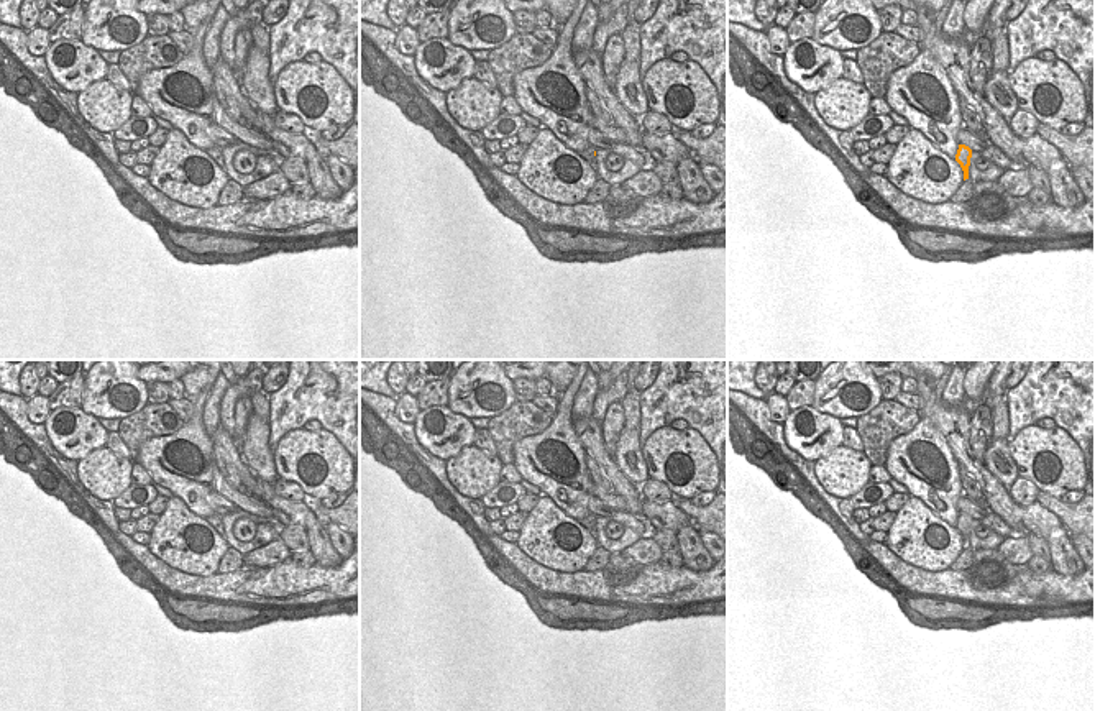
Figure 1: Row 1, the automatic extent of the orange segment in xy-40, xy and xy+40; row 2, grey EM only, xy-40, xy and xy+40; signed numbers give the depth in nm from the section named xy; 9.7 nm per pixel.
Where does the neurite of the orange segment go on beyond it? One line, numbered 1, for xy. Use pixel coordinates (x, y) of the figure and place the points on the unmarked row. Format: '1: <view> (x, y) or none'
1: none

